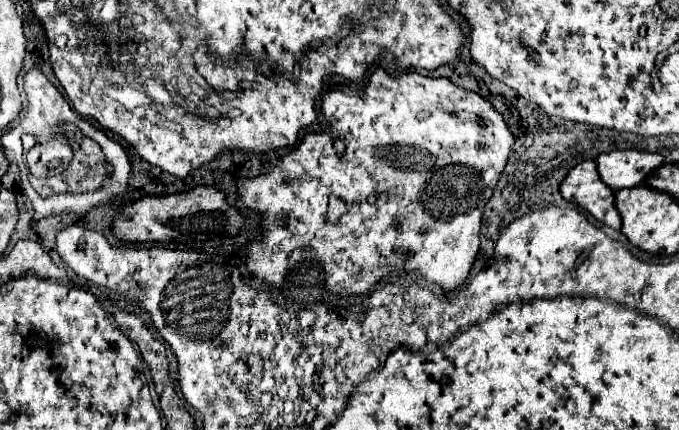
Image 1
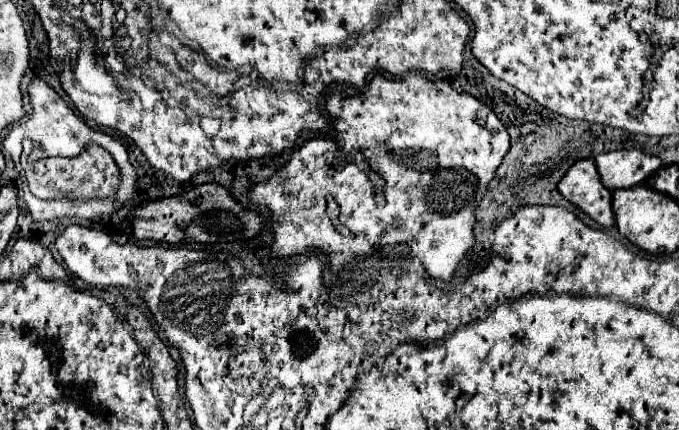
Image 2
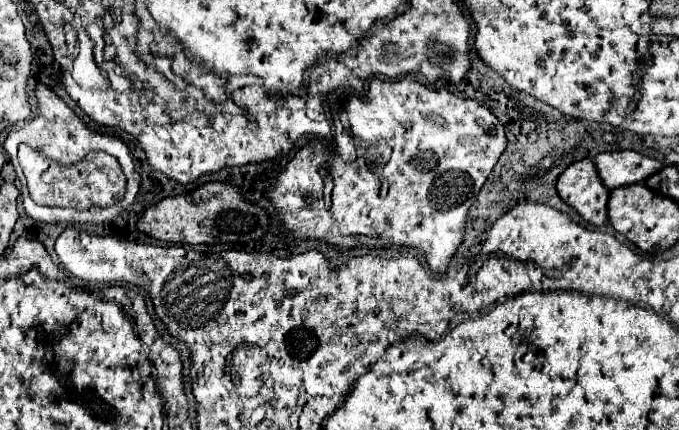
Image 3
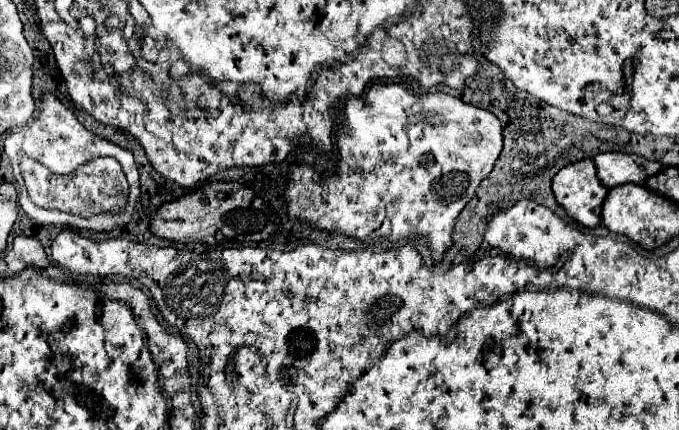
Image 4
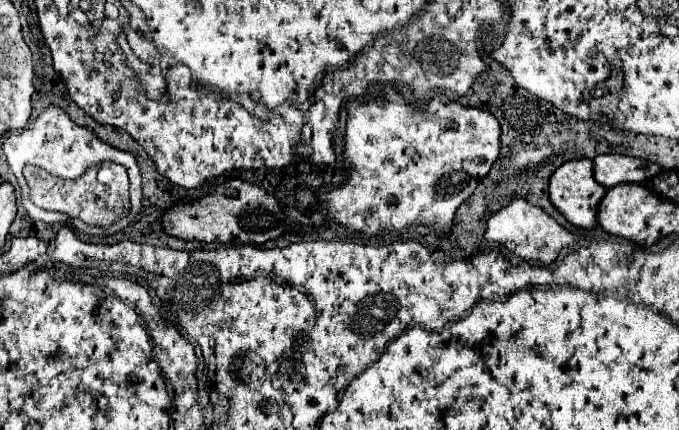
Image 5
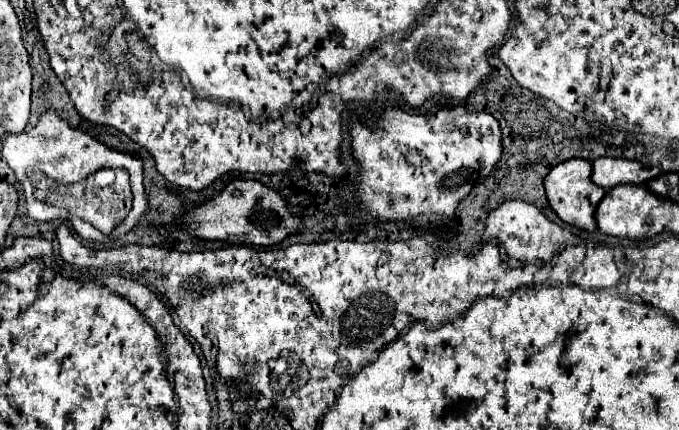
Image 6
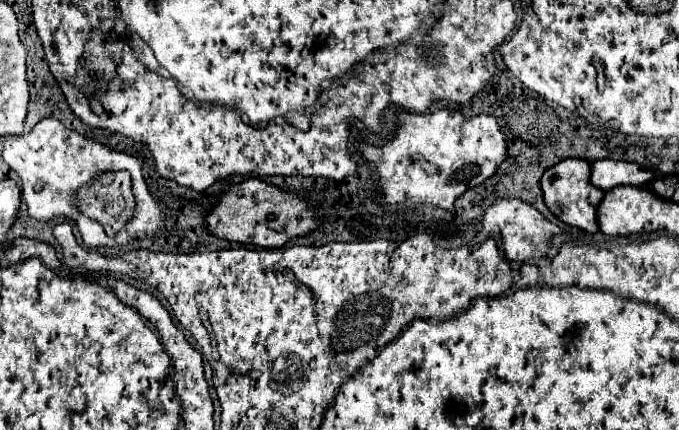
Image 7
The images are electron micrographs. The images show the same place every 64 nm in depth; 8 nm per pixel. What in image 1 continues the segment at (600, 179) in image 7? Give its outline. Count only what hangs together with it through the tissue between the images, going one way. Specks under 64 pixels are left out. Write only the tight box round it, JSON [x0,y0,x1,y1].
[596,150,662,190]

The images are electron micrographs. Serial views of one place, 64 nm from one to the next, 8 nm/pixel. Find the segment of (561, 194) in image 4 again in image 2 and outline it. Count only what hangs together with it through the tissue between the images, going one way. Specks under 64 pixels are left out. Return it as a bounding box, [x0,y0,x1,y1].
[558,160,614,228]

